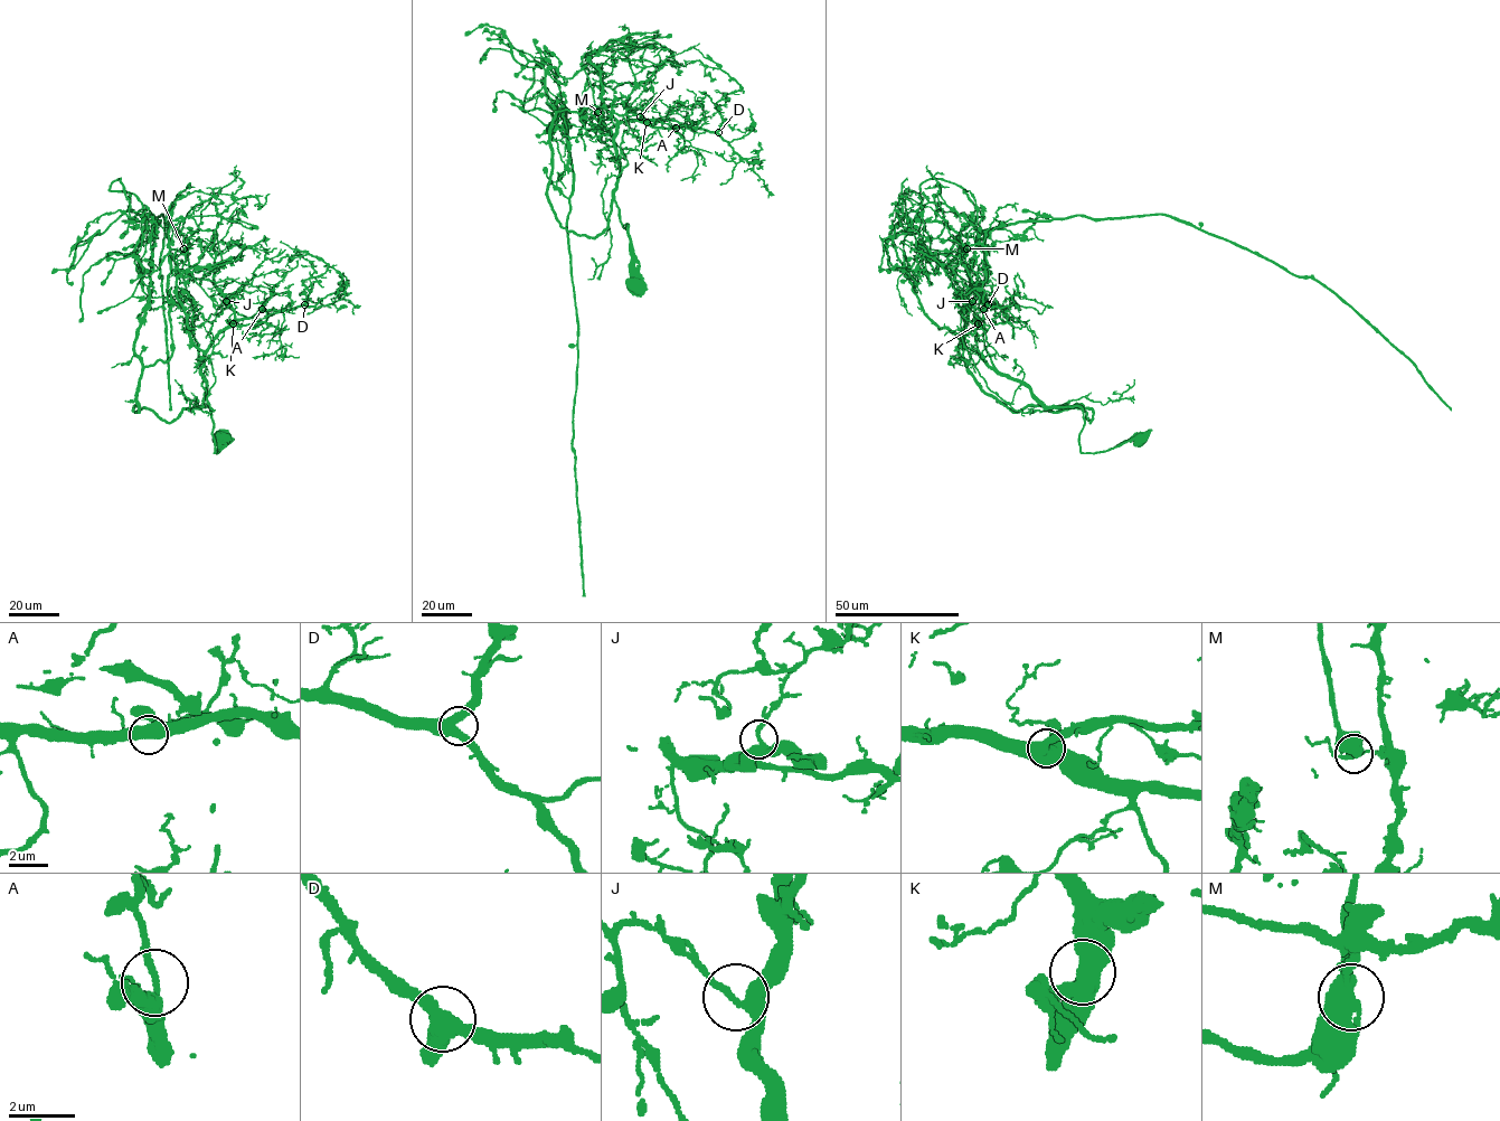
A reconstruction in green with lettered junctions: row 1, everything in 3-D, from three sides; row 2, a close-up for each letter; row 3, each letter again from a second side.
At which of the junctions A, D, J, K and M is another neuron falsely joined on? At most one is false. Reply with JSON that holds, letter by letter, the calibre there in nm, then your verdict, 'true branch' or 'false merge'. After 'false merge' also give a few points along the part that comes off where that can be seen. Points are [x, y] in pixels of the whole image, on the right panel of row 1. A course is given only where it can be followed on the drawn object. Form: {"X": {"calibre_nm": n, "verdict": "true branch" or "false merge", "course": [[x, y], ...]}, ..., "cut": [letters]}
{"A": {"calibre_nm": 260, "verdict": "true branch"}, "D": {"calibre_nm": 420, "verdict": "true branch"}, "J": {"calibre_nm": 280, "verdict": "true branch"}, "K": {"calibre_nm": 500, "verdict": "true branch"}, "M": {"calibre_nm": 480, "verdict": "false merge", "course": [[967, 248], [925, 248], [933, 272], [923, 264], [972, 222], [1175, 216], [1326, 284], [1451, 411]]}, "cut": ["M"]}

